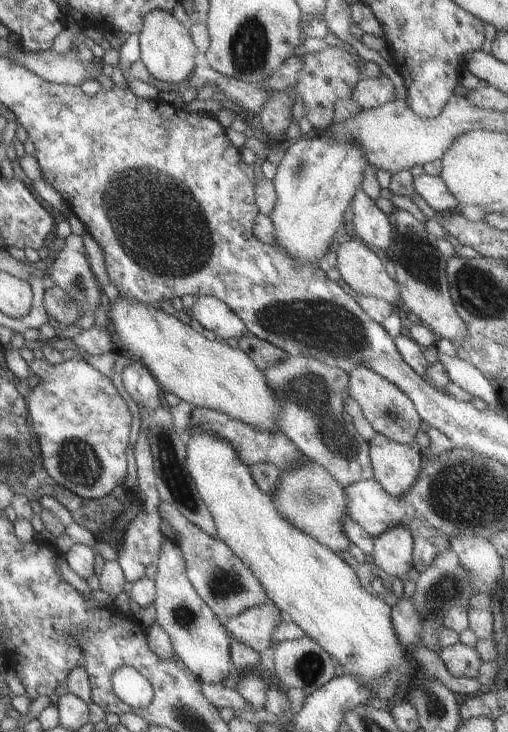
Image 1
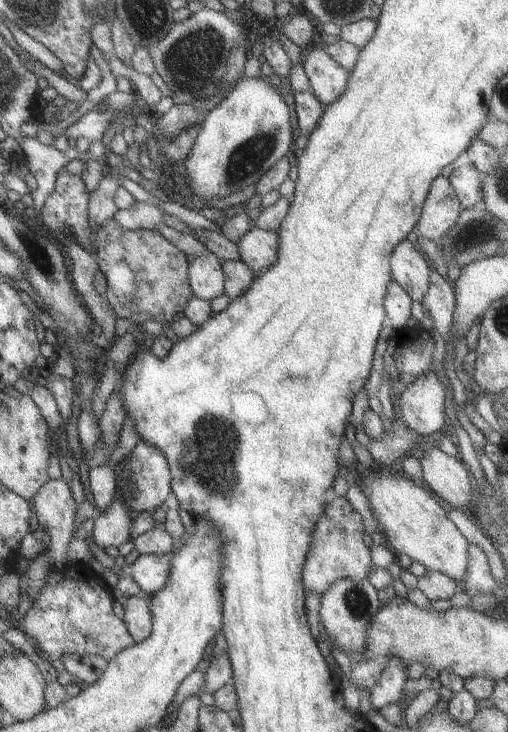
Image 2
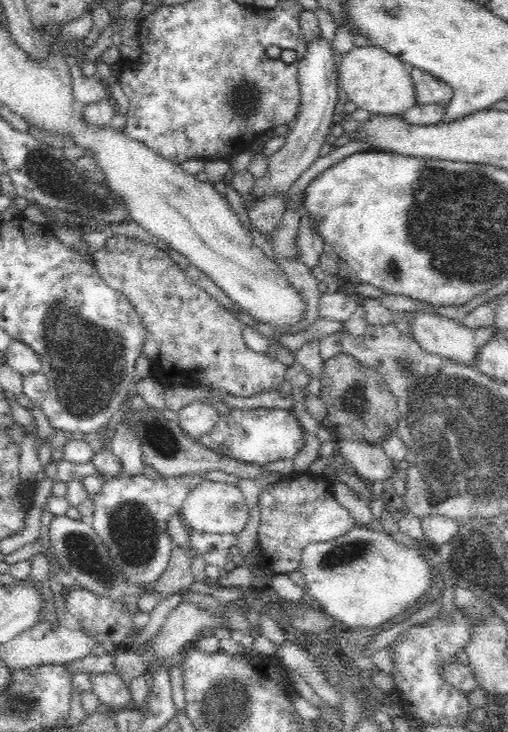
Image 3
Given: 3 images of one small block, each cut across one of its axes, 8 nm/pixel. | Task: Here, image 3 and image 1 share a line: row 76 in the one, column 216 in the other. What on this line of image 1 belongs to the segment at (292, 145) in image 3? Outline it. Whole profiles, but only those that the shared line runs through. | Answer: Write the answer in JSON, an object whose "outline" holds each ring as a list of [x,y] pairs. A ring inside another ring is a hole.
{"outline":[[[209,295],[198,296],[186,312],[191,319],[197,320],[202,328],[211,330],[218,340],[238,339],[242,334],[247,334],[237,315],[218,298]]]}

